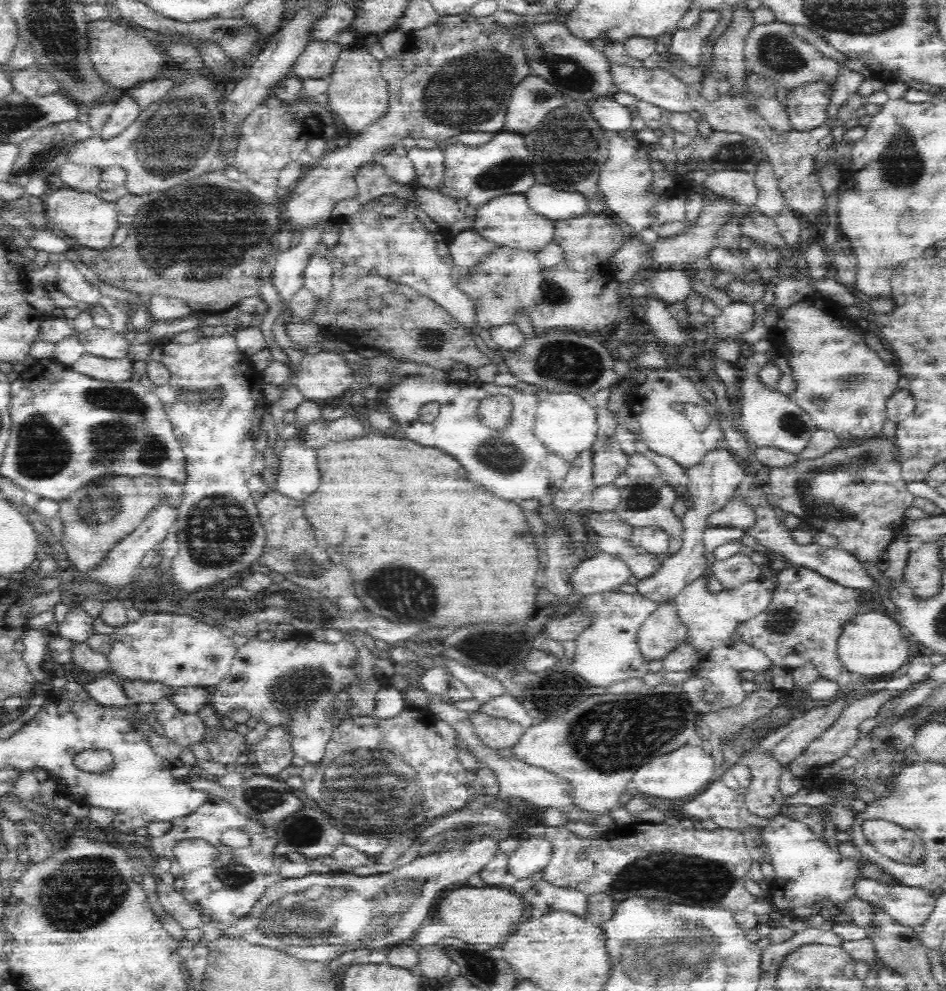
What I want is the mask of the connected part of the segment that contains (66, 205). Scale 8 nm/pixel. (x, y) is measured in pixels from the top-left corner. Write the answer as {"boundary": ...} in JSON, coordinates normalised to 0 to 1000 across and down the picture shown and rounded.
{"boundary":[[[63,190],[59,194],[49,194],[47,202],[47,212],[53,230],[61,230],[70,234],[74,240],[80,242],[80,246],[87,250],[97,250],[97,252],[112,252],[118,246],[118,240],[123,232],[127,230],[125,226],[125,210],[121,204],[112,204],[104,200],[101,196],[95,194],[82,194],[78,190]]]}

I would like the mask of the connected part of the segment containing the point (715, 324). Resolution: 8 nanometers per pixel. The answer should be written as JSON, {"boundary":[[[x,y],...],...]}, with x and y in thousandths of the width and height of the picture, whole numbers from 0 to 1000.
{"boundary":[[[774,305],[757,321],[753,321],[751,335],[761,341],[780,341],[797,327],[797,311],[786,305]]]}

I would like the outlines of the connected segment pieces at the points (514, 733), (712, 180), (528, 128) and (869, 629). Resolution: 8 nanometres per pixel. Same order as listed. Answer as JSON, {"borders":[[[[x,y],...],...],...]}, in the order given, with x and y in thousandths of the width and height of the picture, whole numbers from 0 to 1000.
{"borders":[[[[510,716],[499,720],[503,739],[507,741],[510,749],[518,755],[526,755],[526,757],[537,757],[539,753],[543,753],[543,749],[548,749],[548,745],[554,741],[554,733],[548,729],[539,729],[537,725],[520,725],[516,720],[512,720]]],[[[759,172],[751,174],[742,186],[744,194],[755,194],[767,202],[774,202],[784,208],[797,210],[801,202],[801,186],[799,176],[793,174],[776,174],[776,172]]],[[[558,77],[543,91],[533,131],[560,135],[567,127],[573,127],[571,123],[577,123],[577,117],[594,107],[598,107],[598,99],[584,85],[571,77]]],[[[924,616],[918,620],[909,620],[907,624],[903,624],[901,628],[896,628],[886,644],[886,668],[890,670],[890,674],[899,680],[909,680],[913,684],[922,684],[920,688],[924,688],[930,682],[943,680],[945,676],[949,676],[958,664],[960,664],[960,648],[956,642],[956,632],[951,626],[945,626],[941,622],[932,622],[932,618]]]]}

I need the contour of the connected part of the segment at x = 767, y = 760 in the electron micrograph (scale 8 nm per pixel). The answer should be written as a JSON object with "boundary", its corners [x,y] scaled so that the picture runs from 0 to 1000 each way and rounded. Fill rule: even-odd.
{"boundary":[[[793,757],[782,769],[795,777],[795,789],[786,801],[791,821],[812,827],[827,821],[831,805],[822,797],[822,787],[829,775],[818,765],[799,757]]]}

